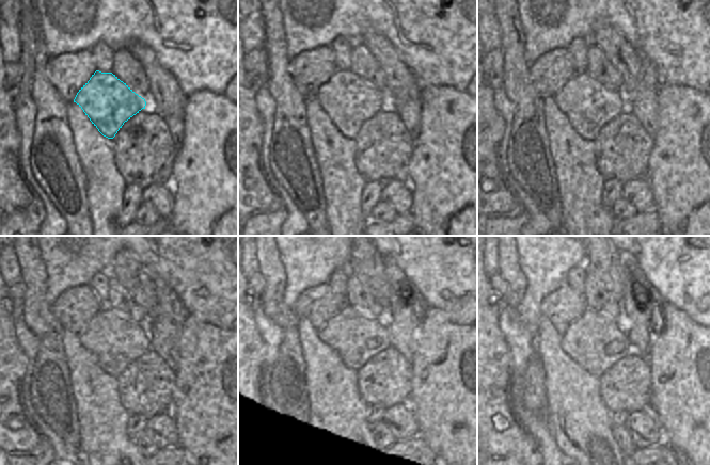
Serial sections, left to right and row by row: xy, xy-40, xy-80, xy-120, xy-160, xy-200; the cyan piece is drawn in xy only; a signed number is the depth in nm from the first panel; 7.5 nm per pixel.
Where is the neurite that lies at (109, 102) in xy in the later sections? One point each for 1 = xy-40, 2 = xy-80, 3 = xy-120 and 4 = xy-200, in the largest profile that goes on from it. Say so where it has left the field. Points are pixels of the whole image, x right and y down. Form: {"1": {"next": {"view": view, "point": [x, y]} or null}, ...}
{"1": {"next": {"view": "xy-40", "point": [349, 101]}}, "2": {"next": {"view": "xy-80", "point": [588, 105]}}, "3": {"next": {"view": "xy-120", "point": [115, 340]}}, "4": {"next": {"view": "xy-200", "point": [595, 340]}}}

